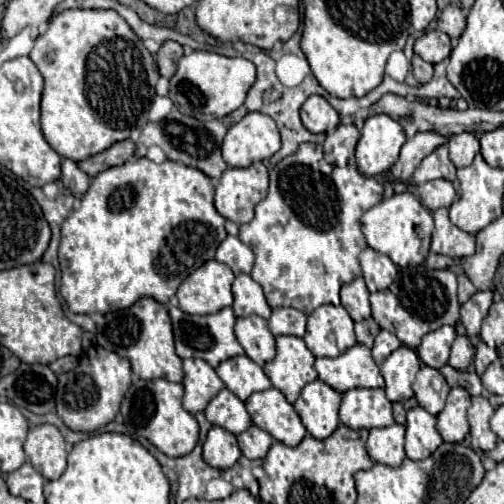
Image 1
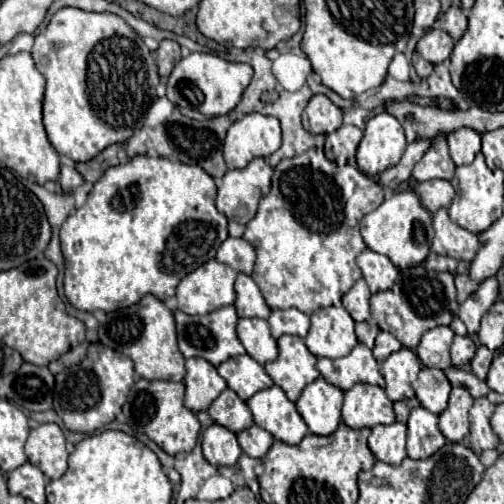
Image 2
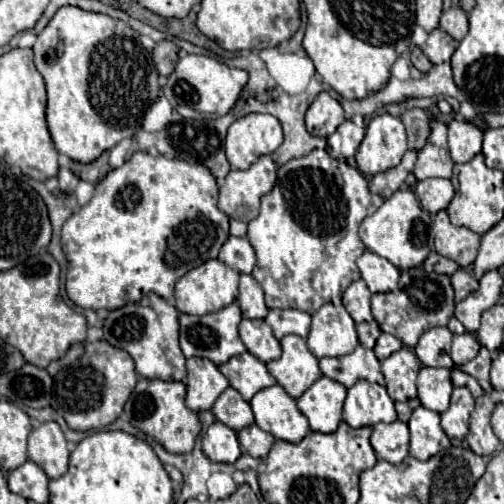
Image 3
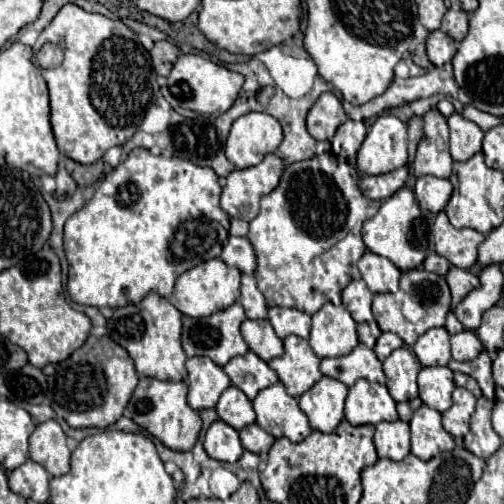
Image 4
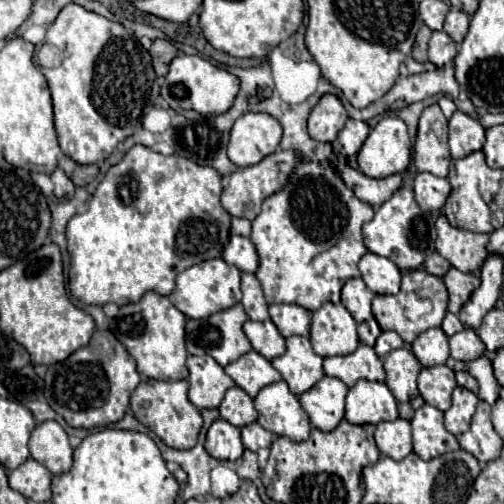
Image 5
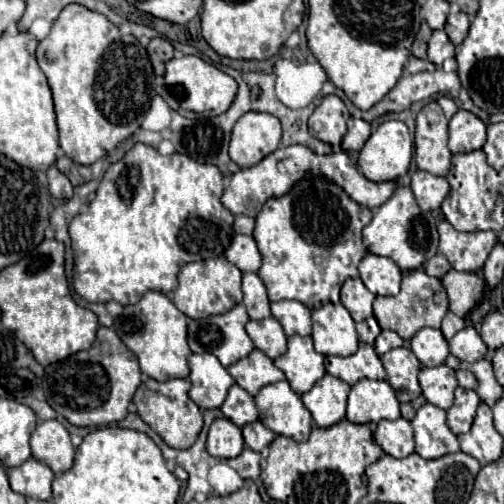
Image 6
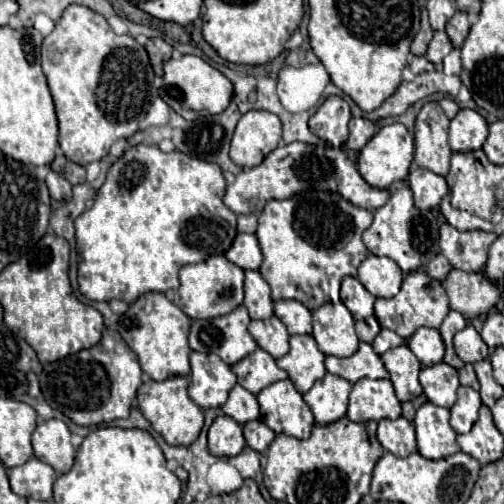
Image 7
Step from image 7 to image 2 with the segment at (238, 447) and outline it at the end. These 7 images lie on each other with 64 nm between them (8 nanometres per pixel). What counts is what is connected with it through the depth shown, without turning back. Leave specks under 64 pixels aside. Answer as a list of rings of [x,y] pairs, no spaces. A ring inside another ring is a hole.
[[[212,424],[204,432],[202,450],[204,450],[204,458],[210,464],[218,464],[218,466],[232,466],[242,454],[236,442],[236,434],[220,424]]]

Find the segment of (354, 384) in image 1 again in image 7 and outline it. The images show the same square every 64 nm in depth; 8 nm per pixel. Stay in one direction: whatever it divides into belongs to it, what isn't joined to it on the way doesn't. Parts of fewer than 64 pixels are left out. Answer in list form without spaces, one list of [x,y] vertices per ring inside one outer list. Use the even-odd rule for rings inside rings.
[[[360,342],[358,352],[348,358],[326,356],[326,370],[346,378],[352,384],[360,378],[388,378],[388,370],[384,368],[382,358],[372,350],[368,342]]]

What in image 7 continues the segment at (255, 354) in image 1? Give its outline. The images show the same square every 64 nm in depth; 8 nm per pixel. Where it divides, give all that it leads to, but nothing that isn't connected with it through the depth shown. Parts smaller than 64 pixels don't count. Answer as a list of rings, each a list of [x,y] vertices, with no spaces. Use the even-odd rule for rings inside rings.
[[[272,316],[268,320],[252,320],[248,330],[252,332],[258,346],[264,348],[270,356],[280,358],[290,348],[290,344],[288,344],[290,334],[288,334],[286,326],[276,316]]]

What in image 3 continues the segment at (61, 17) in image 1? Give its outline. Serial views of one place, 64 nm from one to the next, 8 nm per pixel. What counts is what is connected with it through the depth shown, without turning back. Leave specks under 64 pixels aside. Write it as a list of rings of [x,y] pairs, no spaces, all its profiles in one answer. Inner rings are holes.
[[[62,6],[48,26],[38,34],[34,44],[34,62],[42,74],[48,90],[46,120],[54,146],[60,154],[88,164],[100,158],[102,152],[114,148],[124,138],[134,136],[150,104],[158,98],[158,72],[152,62],[152,54],[140,44],[140,36],[126,22],[114,20],[106,14],[86,12],[76,6]],[[54,48],[58,52],[56,64],[44,62],[44,52]]]

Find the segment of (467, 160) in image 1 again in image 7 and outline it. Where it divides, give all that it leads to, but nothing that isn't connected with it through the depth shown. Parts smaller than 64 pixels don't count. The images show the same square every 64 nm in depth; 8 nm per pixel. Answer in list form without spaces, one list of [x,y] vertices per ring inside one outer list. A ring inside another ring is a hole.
[[[470,108],[460,110],[450,122],[450,148],[454,152],[480,150],[488,138],[488,122]]]

